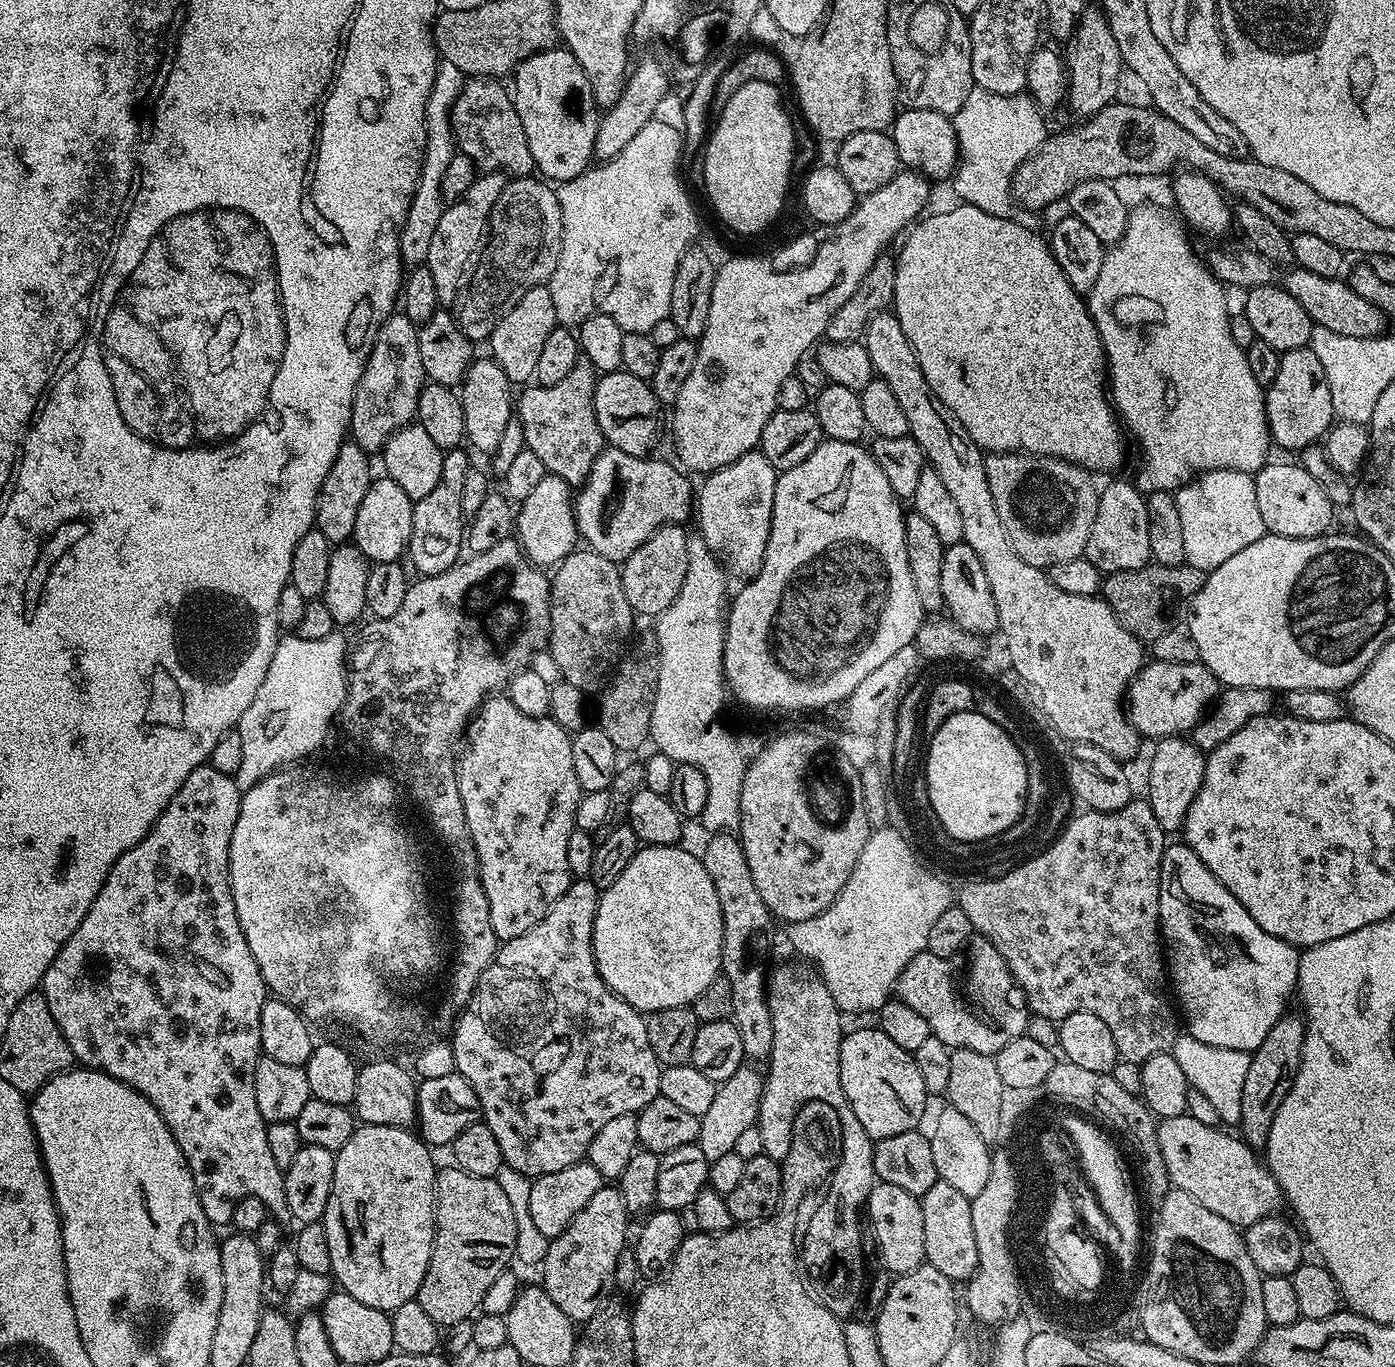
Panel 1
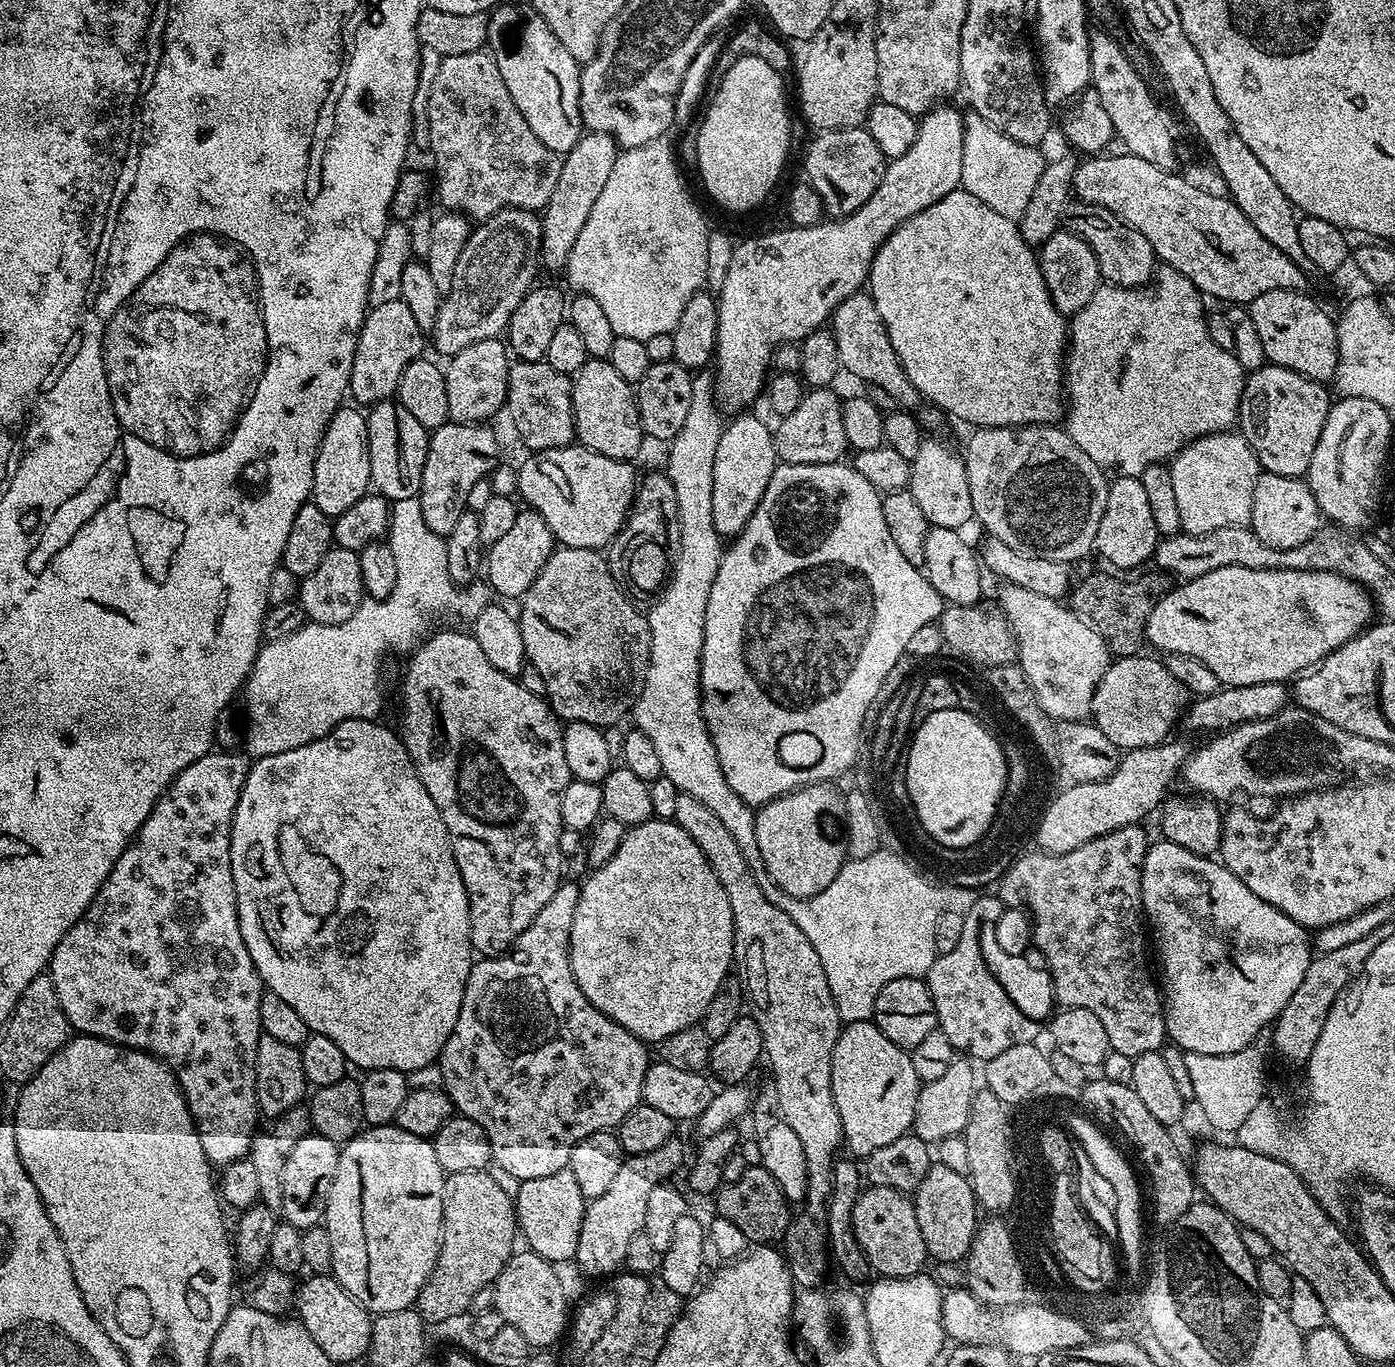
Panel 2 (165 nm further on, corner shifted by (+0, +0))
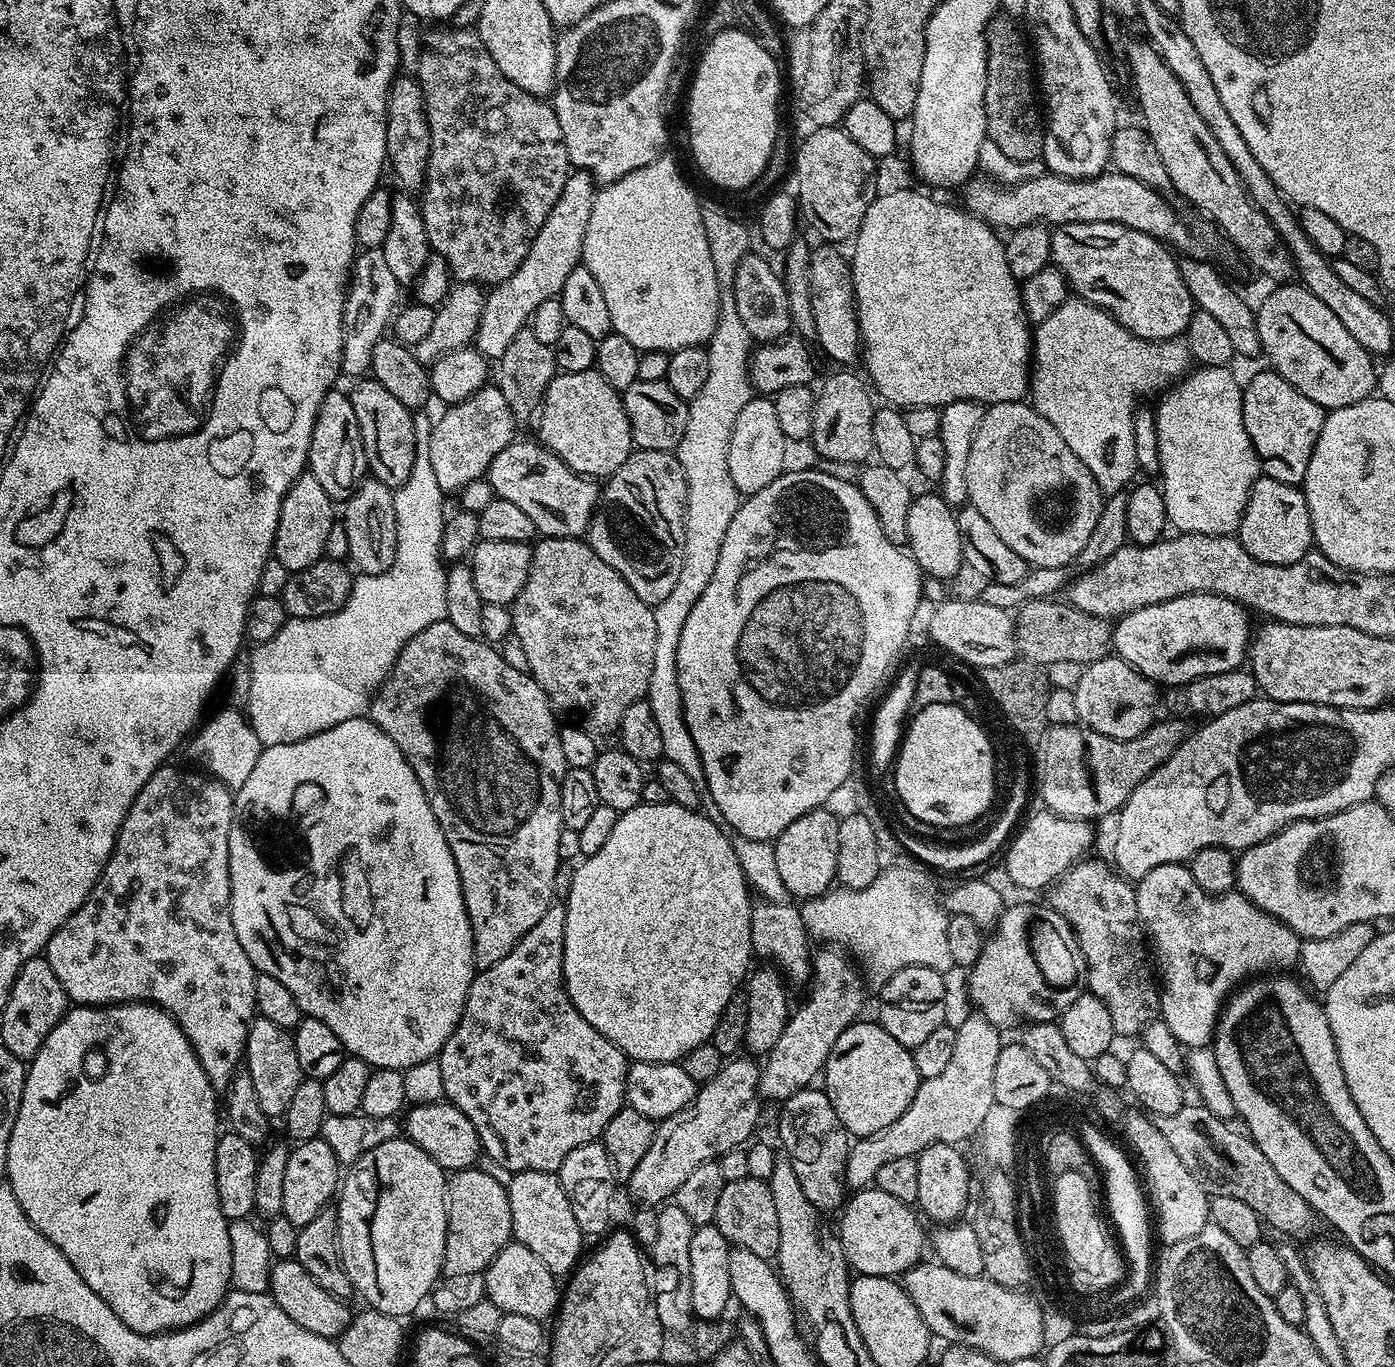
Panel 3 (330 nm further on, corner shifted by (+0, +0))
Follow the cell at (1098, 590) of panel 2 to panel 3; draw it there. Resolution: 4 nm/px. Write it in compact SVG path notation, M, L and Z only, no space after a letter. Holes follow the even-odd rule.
M1056 598L1026 600L1019 605L1019 608L1020 613L1017 614L1016 612L1014 616L1016 652L1032 664L1041 666L1049 666L1048 664L1080 664L1079 666L1087 666L1106 658L1113 651L1113 625L1103 616L1091 616L1067 602L1059 604Z

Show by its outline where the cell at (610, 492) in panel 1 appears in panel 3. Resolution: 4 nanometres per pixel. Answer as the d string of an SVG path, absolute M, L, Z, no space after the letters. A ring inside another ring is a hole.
M517 439L490 462L486 478L493 493L501 500L514 502L534 522L537 533L546 536L583 537L600 499L595 479L580 476L539 442Z

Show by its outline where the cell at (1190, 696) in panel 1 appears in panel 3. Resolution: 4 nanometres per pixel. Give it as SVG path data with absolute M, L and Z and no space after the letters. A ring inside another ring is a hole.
M1110 654L1087 665L1081 672L1084 673L1074 683L1074 702L1078 706L1078 721L1083 727L1115 740L1129 740L1138 738L1138 734L1156 723L1156 703L1160 700L1157 685L1122 657Z

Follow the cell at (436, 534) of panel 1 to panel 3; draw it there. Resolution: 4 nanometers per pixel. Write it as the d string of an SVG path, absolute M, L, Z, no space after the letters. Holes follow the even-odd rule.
M495 386L479 388L470 398L445 407L443 411L440 420L438 416L433 423L430 434L431 468L435 471L435 477L438 478L438 486L445 494L451 494L451 492L458 494L470 482L481 479L487 473L490 462L494 462L494 458L502 454L502 450L506 450L508 444L513 443L517 435L515 432L518 421L516 415L510 410L510 405L506 402L502 390Z

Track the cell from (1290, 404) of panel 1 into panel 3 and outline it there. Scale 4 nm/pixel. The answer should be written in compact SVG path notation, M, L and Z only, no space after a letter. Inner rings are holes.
M1275 370L1267 371L1258 373L1249 384L1243 385L1242 418L1246 434L1260 459L1263 475L1300 486L1306 478L1310 454L1318 442L1318 434L1322 434L1326 412L1310 402L1306 394L1290 386L1290 382L1286 382L1286 378L1279 376Z

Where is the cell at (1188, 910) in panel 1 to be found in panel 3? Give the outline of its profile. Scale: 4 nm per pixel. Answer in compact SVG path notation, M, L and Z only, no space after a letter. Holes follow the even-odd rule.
M1184 864L1154 866L1150 874L1138 881L1135 890L1140 922L1144 925L1151 943L1152 940L1156 943L1154 960L1162 977L1160 1016L1166 1022L1166 1026L1174 1030L1174 1038L1178 1038L1178 1042L1183 1044L1185 1049L1211 1045L1220 1010L1237 985L1261 974L1291 969L1288 967L1291 964L1295 965L1300 959L1302 940L1294 930L1290 930L1281 920L1254 906L1254 902L1247 900L1238 890L1223 892L1217 896L1203 892L1198 882L1194 882L1194 874L1190 874L1190 870Z

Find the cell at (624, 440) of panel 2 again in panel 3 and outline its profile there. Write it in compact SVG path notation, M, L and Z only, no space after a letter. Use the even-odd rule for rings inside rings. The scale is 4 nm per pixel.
M592 368L557 374L540 403L539 420L539 443L562 458L562 462L566 462L566 466L580 476L607 478L634 451L630 418L626 418L623 395Z

